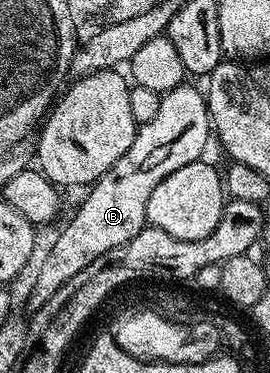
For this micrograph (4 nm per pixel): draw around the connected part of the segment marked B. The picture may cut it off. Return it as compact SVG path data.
M183 83L172 91L163 93L155 117L135 128L132 147L128 147L128 151L124 151L124 155L120 155L120 159L116 159L116 163L112 163L112 167L104 171L104 175L100 175L100 179L89 186L87 193L90 194L79 203L78 210L70 217L70 222L59 231L58 238L51 243L50 250L47 251L46 258L34 277L34 290L30 293L29 308L39 309L63 283L68 283L68 279L72 279L72 275L84 271L84 267L88 267L92 259L100 259L100 255L121 245L127 245L141 229L147 228L146 208L152 191L156 191L156 183L172 175L172 171L180 171L180 167L199 160L205 154L202 152L209 141L212 141L212 126L203 90L193 89L189 83Z

